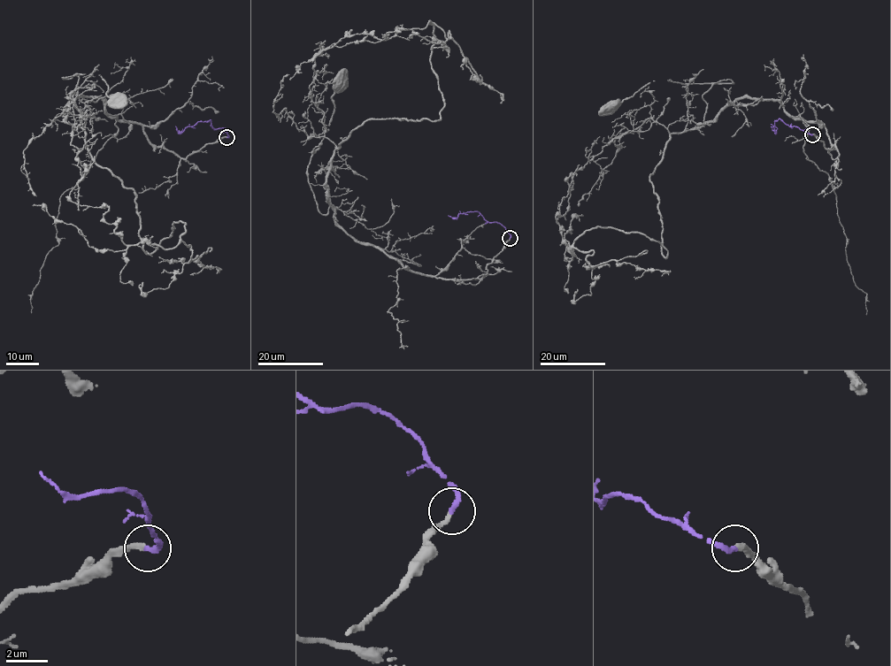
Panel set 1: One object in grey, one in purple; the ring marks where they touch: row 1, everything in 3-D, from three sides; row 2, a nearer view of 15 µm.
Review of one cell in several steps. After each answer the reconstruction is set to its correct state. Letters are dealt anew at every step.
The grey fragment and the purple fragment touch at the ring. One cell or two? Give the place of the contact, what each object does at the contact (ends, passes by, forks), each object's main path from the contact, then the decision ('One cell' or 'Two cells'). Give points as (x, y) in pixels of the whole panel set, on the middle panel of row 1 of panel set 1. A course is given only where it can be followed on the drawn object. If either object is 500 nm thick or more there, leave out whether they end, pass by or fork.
Place: (510, 238). At the ring grey ends. At the ring purple ends. Course of grey: (509, 238), (487, 274), (463, 279), (356, 241), (326, 197), (335, 145), (311, 134), (339, 82). Course of purple: (510, 238), (510, 235), (502, 225), (488, 222), (479, 212), (467, 211), (457, 218), (448, 215). One cell

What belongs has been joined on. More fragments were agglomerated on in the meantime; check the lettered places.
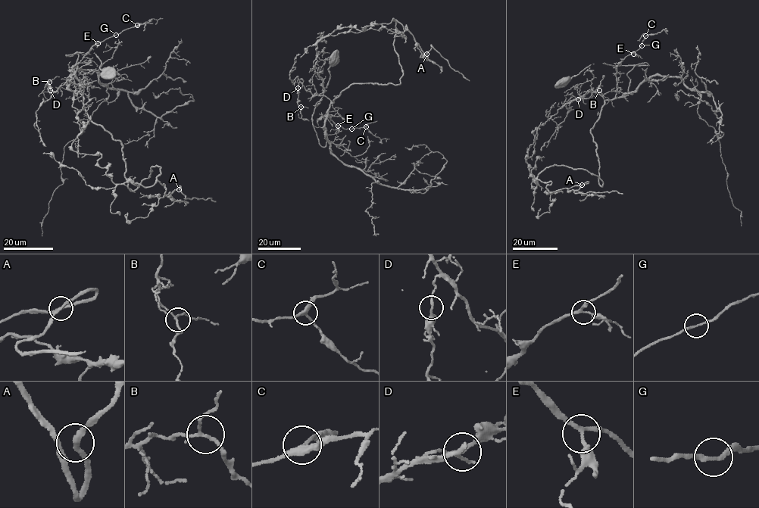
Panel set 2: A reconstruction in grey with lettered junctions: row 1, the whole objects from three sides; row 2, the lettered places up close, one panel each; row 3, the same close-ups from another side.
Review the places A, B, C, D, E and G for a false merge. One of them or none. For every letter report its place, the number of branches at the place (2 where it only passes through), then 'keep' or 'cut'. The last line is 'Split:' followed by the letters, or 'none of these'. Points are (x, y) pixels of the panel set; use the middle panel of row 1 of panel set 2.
A: place (426, 54); branches 3; keep
B: place (301, 107); branches 3; keep
C: place (366, 126); branches 3; keep
D: place (298, 88); branches 2; keep
E: place (338, 126); branches 3; keep
G: place (351, 129); branches 2; keep
Split: none of these

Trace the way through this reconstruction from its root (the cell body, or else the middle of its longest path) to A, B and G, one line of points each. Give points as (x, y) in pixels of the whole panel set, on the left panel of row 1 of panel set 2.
A: (107, 71), (95, 55), (71, 80), (89, 118), (120, 142), (127, 186), (157, 166), (163, 195), (179, 189)
B: (107, 71), (100, 69), (101, 61), (95, 55), (56, 91), (50, 90), (47, 81), (49, 82)
G: (107, 71), (98, 57), (90, 58), (71, 77), (84, 88), (76, 93), (74, 67), (116, 35)

